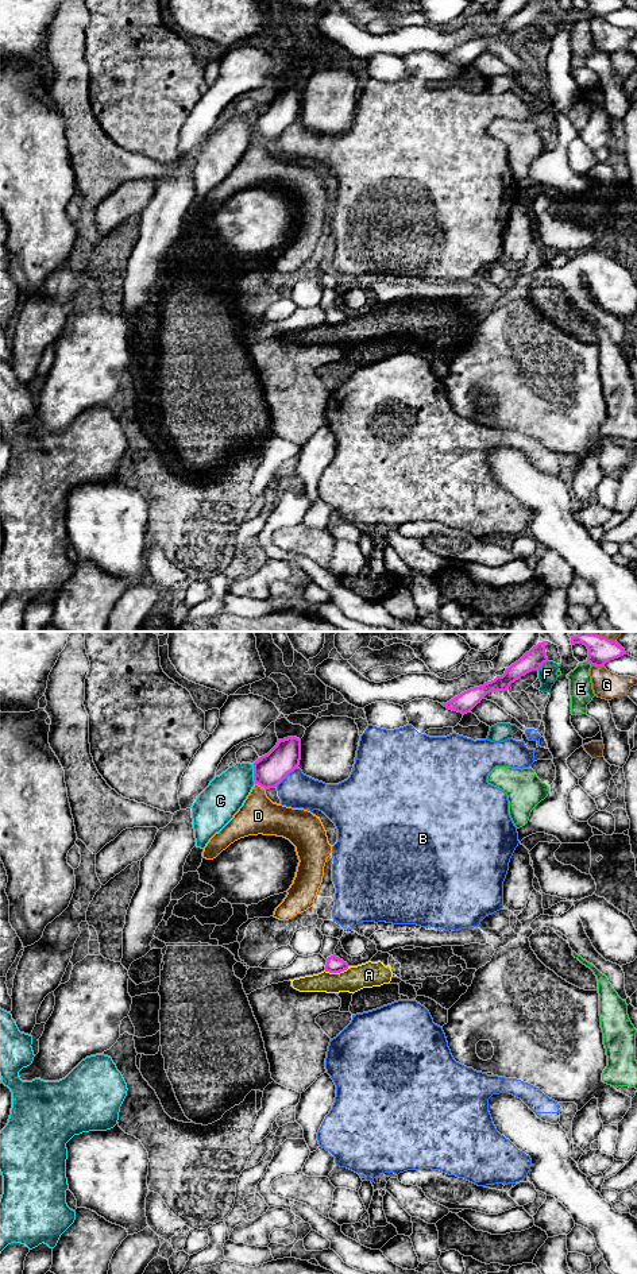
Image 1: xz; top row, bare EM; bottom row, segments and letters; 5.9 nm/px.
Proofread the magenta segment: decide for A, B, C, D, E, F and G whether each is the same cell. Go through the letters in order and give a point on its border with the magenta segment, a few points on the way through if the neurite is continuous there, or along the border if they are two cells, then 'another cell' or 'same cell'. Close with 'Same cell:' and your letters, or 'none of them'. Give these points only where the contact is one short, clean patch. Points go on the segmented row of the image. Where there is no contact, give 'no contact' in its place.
A: contact xz (336, 972); border xz (348, 966), (340, 972), (324, 971); another cell
B: contact xz (286, 775); another cell
C: contact xz (254, 773); another cell
D: contact xz (261, 786); another cell
E: contact xz (589, 661); another cell
F: contact xz (541, 666); another cell
G: contact xz (598, 666); another cell
Same cell: none of them

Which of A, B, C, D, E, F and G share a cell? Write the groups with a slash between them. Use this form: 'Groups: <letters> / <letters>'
Groups: A / B / C / D / E / F / G

